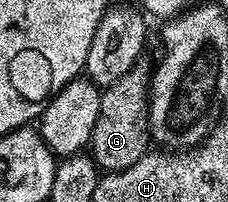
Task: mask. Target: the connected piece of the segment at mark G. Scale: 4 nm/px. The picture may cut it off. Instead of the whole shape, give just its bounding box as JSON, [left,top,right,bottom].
[89,64,149,171]

